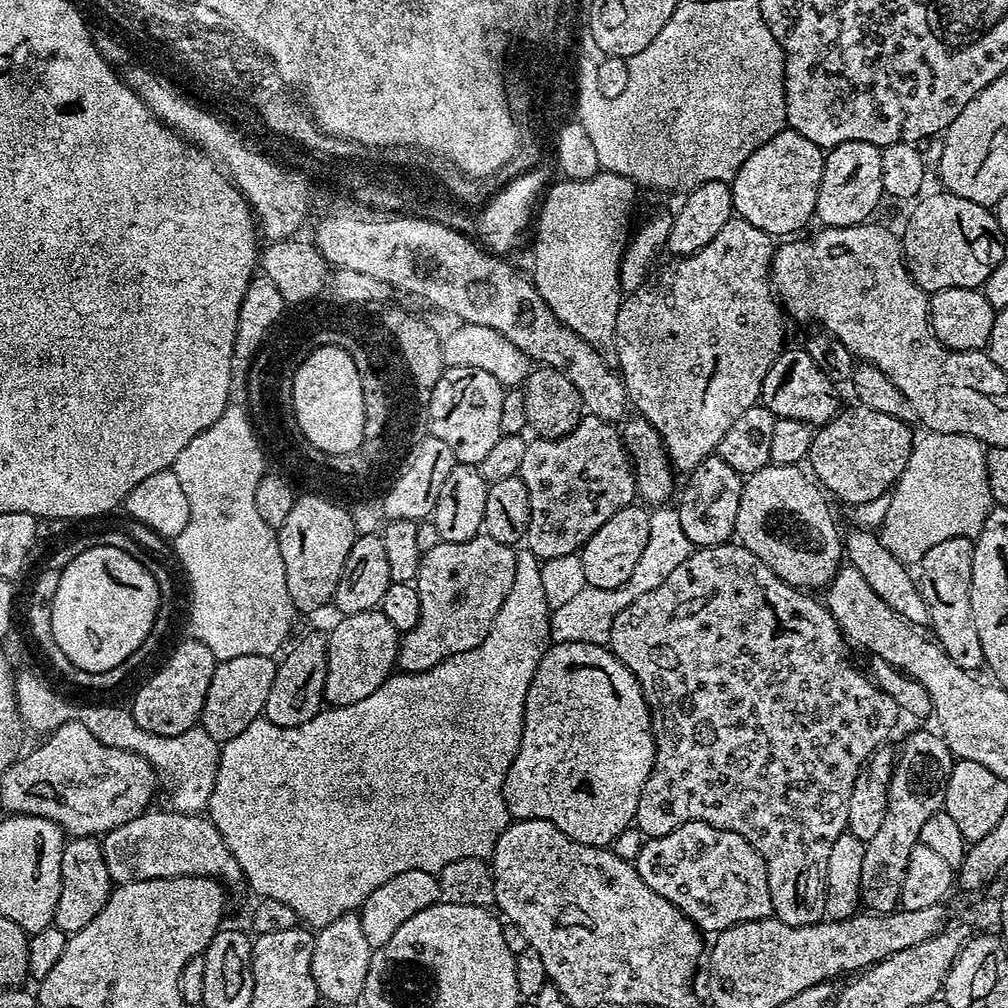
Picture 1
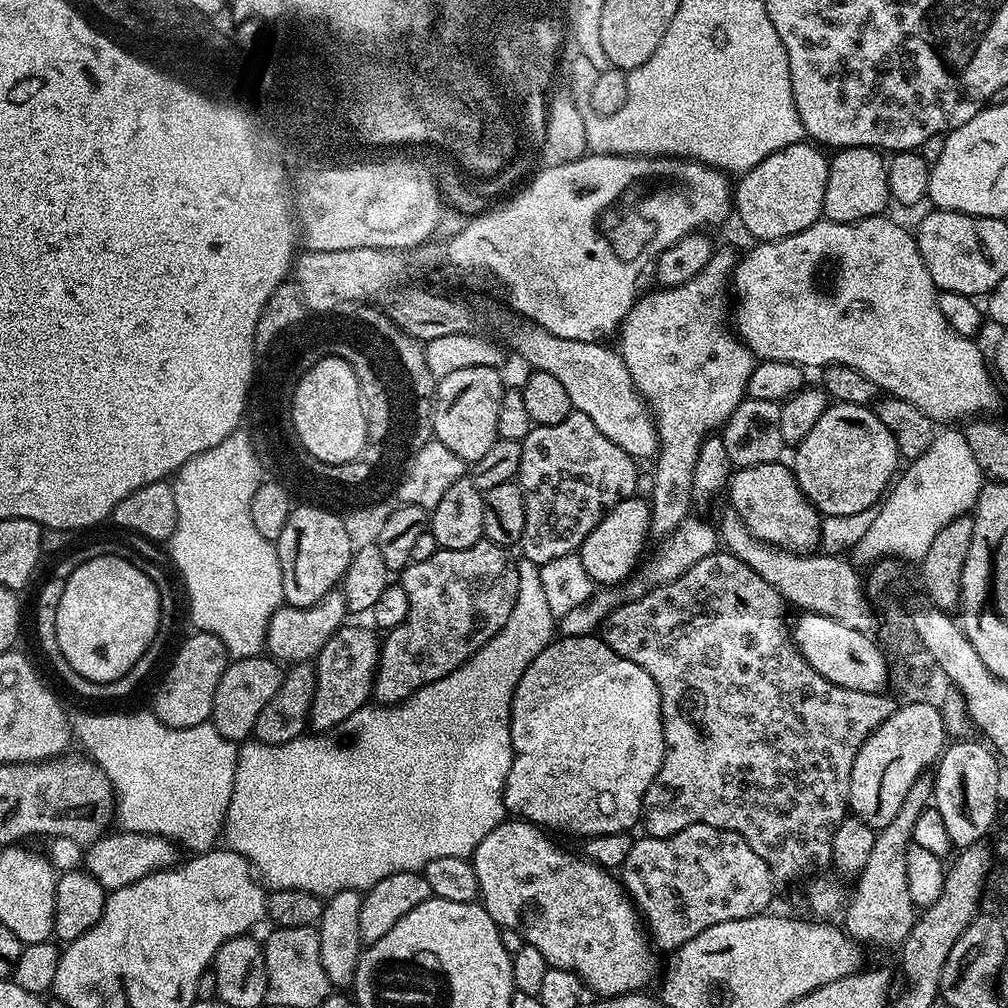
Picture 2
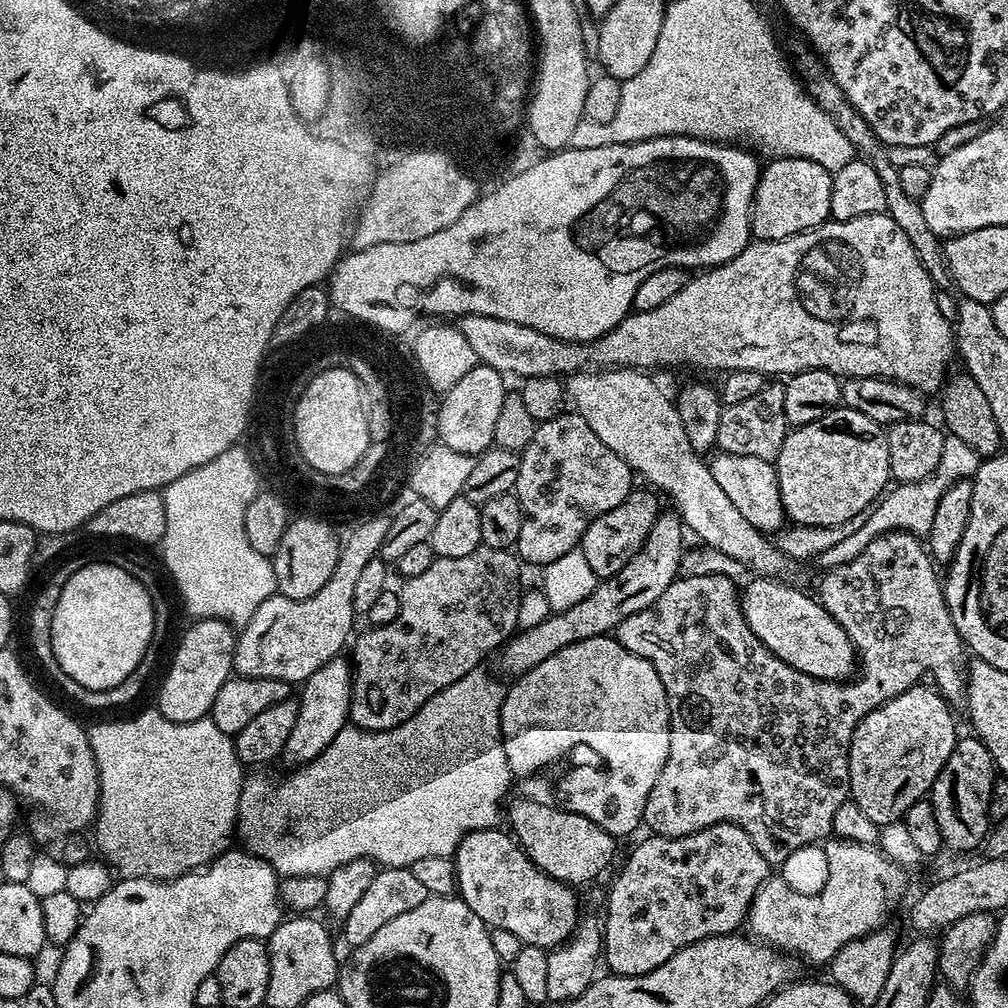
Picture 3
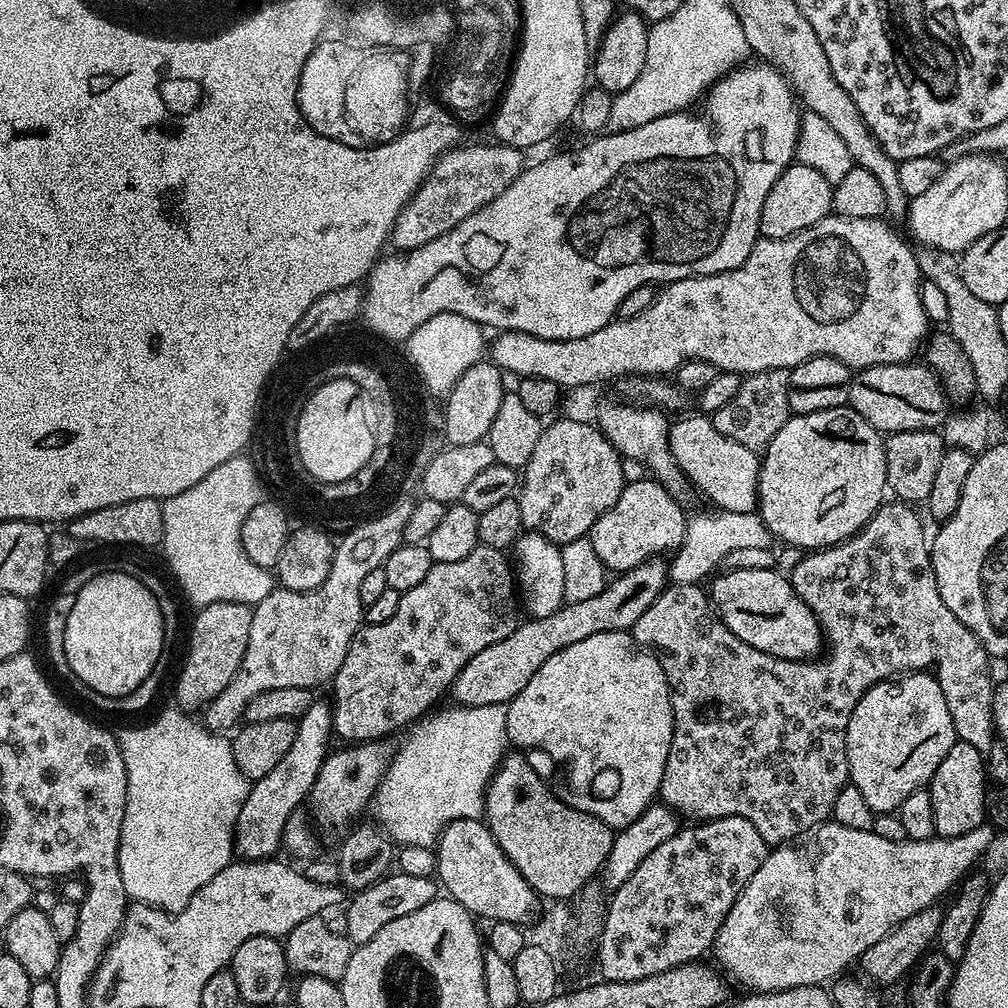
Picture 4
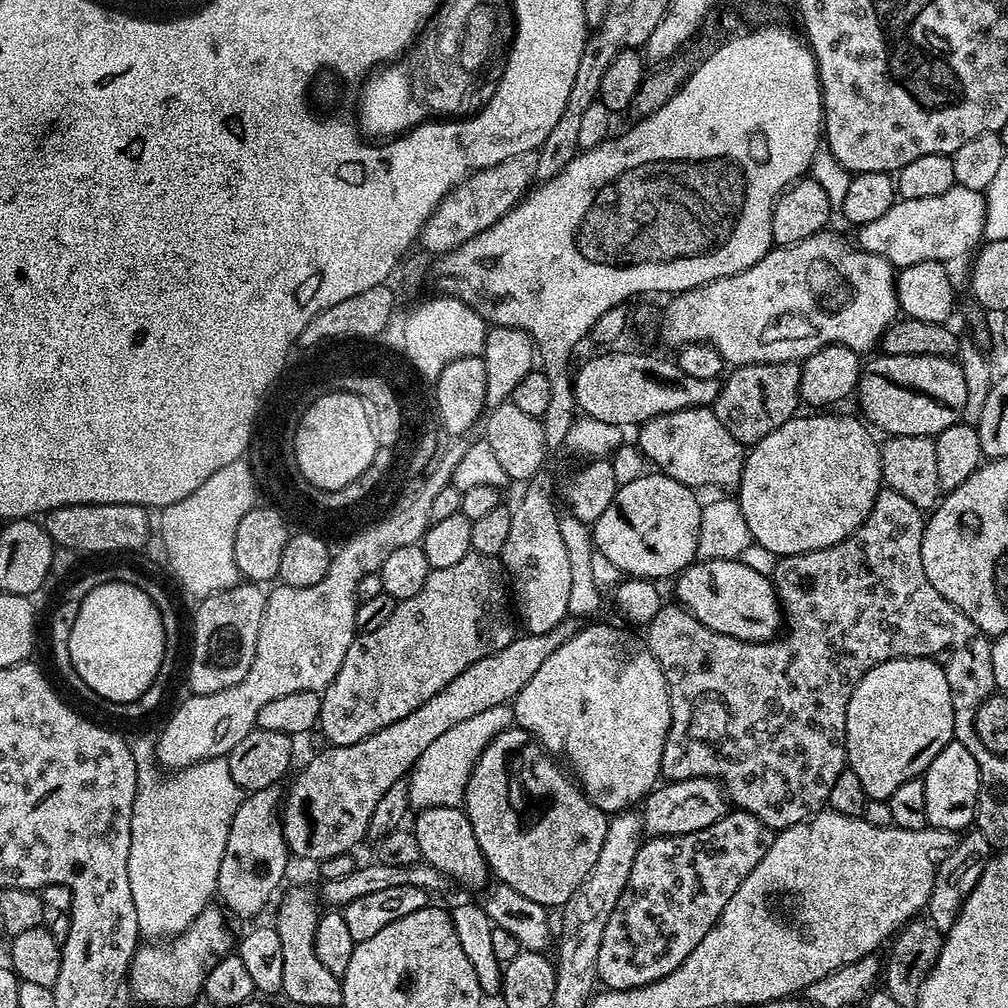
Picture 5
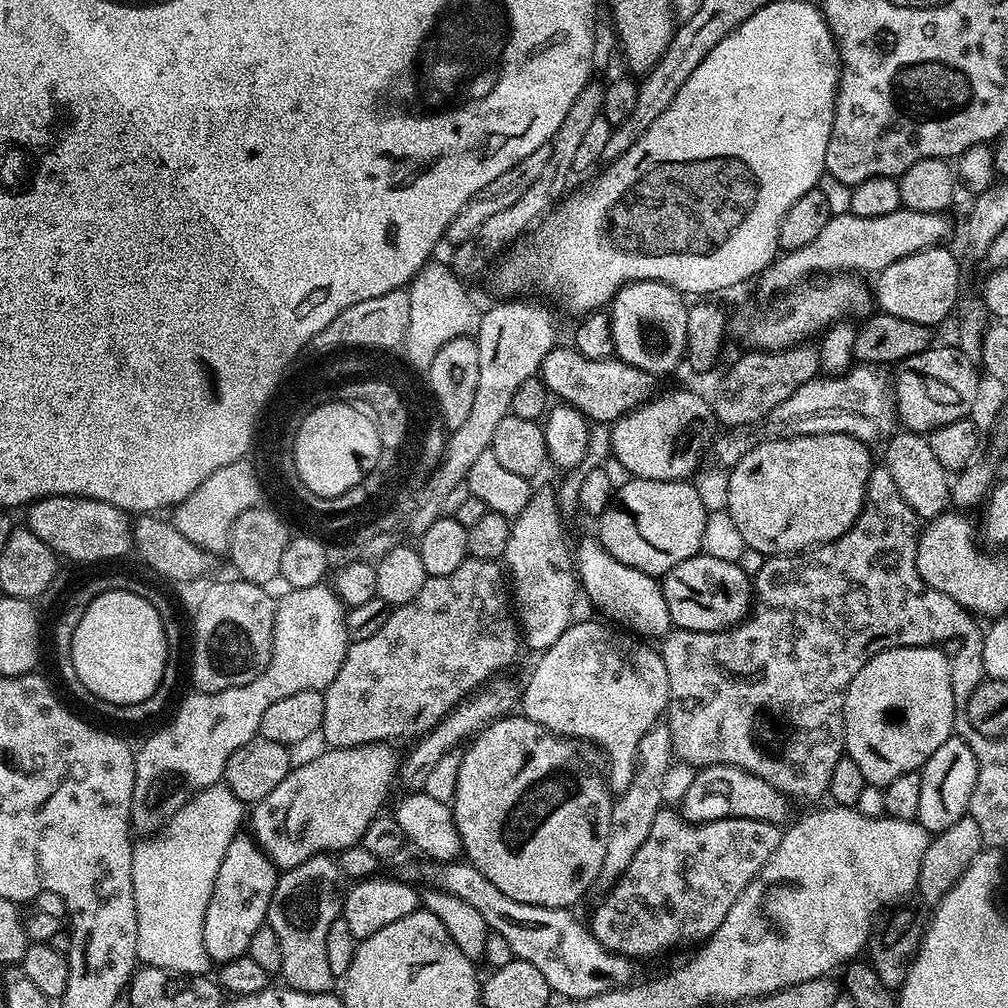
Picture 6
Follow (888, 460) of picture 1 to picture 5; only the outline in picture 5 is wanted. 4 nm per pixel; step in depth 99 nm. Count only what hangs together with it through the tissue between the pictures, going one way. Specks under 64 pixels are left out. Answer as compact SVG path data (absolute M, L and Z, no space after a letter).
M797 414L792 419L782 422L782 426L778 426L778 430L774 430L770 434L766 434L766 438L762 438L754 445L747 449L744 457L744 469L740 475L738 485L738 501L742 510L742 515L746 518L752 539L758 546L765 547L772 551L779 558L802 555L804 552L812 552L822 550L824 547L834 546L838 542L842 542L852 532L858 530L858 526L862 526L862 522L870 514L870 510L874 506L874 502L879 498L882 491L882 466L880 465L880 444L871 436L869 425L863 419L855 420L852 416L824 416L828 414L812 414L816 416L803 416Z

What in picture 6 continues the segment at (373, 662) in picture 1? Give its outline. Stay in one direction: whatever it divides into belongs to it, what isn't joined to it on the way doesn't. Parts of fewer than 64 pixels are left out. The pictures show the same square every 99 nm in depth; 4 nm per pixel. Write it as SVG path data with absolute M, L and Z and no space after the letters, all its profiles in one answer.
M237 834L226 846L222 866L218 866L218 878L214 878L214 890L206 906L206 918L202 938L204 949L213 965L219 966L245 955L250 938L268 919L270 898L276 889L278 869L255 840L248 834Z

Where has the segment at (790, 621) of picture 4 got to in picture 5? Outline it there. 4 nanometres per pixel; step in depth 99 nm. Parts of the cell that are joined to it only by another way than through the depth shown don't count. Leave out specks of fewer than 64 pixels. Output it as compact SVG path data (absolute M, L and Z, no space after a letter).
M697 559L675 577L674 583L676 583L677 596L675 599L679 607L686 609L694 618L698 618L698 622L709 627L710 630L717 631L718 634L748 640L751 644L762 644L773 639L781 631L782 609L773 581L750 569L749 566L743 565L738 559Z

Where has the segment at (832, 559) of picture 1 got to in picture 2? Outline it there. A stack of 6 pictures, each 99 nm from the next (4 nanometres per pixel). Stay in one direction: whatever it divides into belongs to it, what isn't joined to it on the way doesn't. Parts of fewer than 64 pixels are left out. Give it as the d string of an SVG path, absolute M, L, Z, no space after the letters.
M787 463L735 469L728 482L726 496L732 499L731 511L737 512L742 522L746 522L754 538L787 552L805 554L811 553L819 545L822 517L802 494L796 476Z

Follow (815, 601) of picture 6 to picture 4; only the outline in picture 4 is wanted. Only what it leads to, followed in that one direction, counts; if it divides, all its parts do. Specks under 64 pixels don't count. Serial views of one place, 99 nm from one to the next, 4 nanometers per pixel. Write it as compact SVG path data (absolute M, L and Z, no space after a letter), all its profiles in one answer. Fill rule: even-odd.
M885 502L870 518L866 527L856 533L860 538L860 544L880 544L880 556L876 556L876 560L884 560L884 588L876 588L876 600L880 600L880 608L884 608L884 620L892 620L892 624L896 624L896 628L876 628L876 632L872 632L872 636L849 636L844 641L843 647L833 653L821 655L811 662L783 660L777 656L766 654L762 650L756 650L748 643L742 642L736 635L731 634L729 628L716 615L707 591L705 589L703 591L703 587L699 583L690 585L669 583L668 587L664 589L664 593L646 610L646 614L642 614L642 618L638 618L638 622L634 622L634 626L630 629L632 639L641 648L656 657L656 661L660 663L666 674L666 682L672 695L672 741L670 742L670 754L666 758L666 770L662 774L658 793L659 799L667 808L671 808L681 817L689 816L692 819L689 821L692 822L717 820L727 816L746 818L746 822L754 825L754 830L758 830L758 834L762 834L762 838L769 846L784 846L787 845L787 840L792 840L795 836L802 835L803 832L809 831L808 833L811 833L831 817L834 798L838 798L838 794L850 780L848 755L846 754L846 730L850 722L850 714L854 714L854 706L858 706L862 694L866 694L866 690L870 690L878 681L884 680L884 672L895 677L897 674L907 674L913 670L931 669L937 660L944 660L944 685L942 688L964 688L964 692L972 692L972 688L976 688L976 692L972 692L972 700L984 700L984 704L992 704L988 701L988 687L994 684L994 677L992 677L991 670L988 669L988 663L990 663L988 651L967 626L958 622L958 618L954 618L954 614L950 614L946 602L942 602L942 594L938 594L936 575L932 569L930 540L927 535L924 537L924 524L920 521L919 514L912 508L915 507L908 502ZM904 584L908 584L908 592L912 592L912 596L908 596L908 600L904 600ZM904 604L908 604L908 620L904 620ZM892 636L896 636L896 640L900 640L900 636L908 636L908 640L912 640L912 652L908 652L908 656L900 656L900 652L892 652ZM884 656L892 656L892 660L896 660L896 664L884 664Z

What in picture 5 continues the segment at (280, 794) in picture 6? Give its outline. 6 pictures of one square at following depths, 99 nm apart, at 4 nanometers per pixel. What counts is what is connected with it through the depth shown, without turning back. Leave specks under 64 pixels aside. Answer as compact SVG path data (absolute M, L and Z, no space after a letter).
M567 618L554 626L549 633L517 635L516 639L510 642L510 646L502 646L502 650L486 658L480 658L478 662L474 662L474 666L468 666L462 674L458 674L458 678L454 678L454 682L438 690L434 698L422 702L418 710L410 710L406 718L398 718L398 722L390 722L386 730L378 730L378 734L370 734L370 738L362 738L362 742L354 742L350 746L325 747L325 752L318 753L297 774L296 781L289 786L288 792L286 788L279 818L284 828L289 853L293 857L301 856L304 860L319 862L326 858L334 858L334 854L352 852L355 844L368 836L370 818L382 794L386 794L386 790L390 790L394 782L405 779L411 773L412 767L418 762L426 746L431 746L440 735L446 734L450 726L458 726L458 722L466 722L466 718L474 718L474 714L482 714L482 710L490 710L494 706L515 701L522 686L526 686L526 682L534 678L534 673L541 668L542 662L546 662L546 658L550 658L550 654L554 654L554 650L558 650L558 646L562 646L562 642L569 640L577 630L577 621Z

